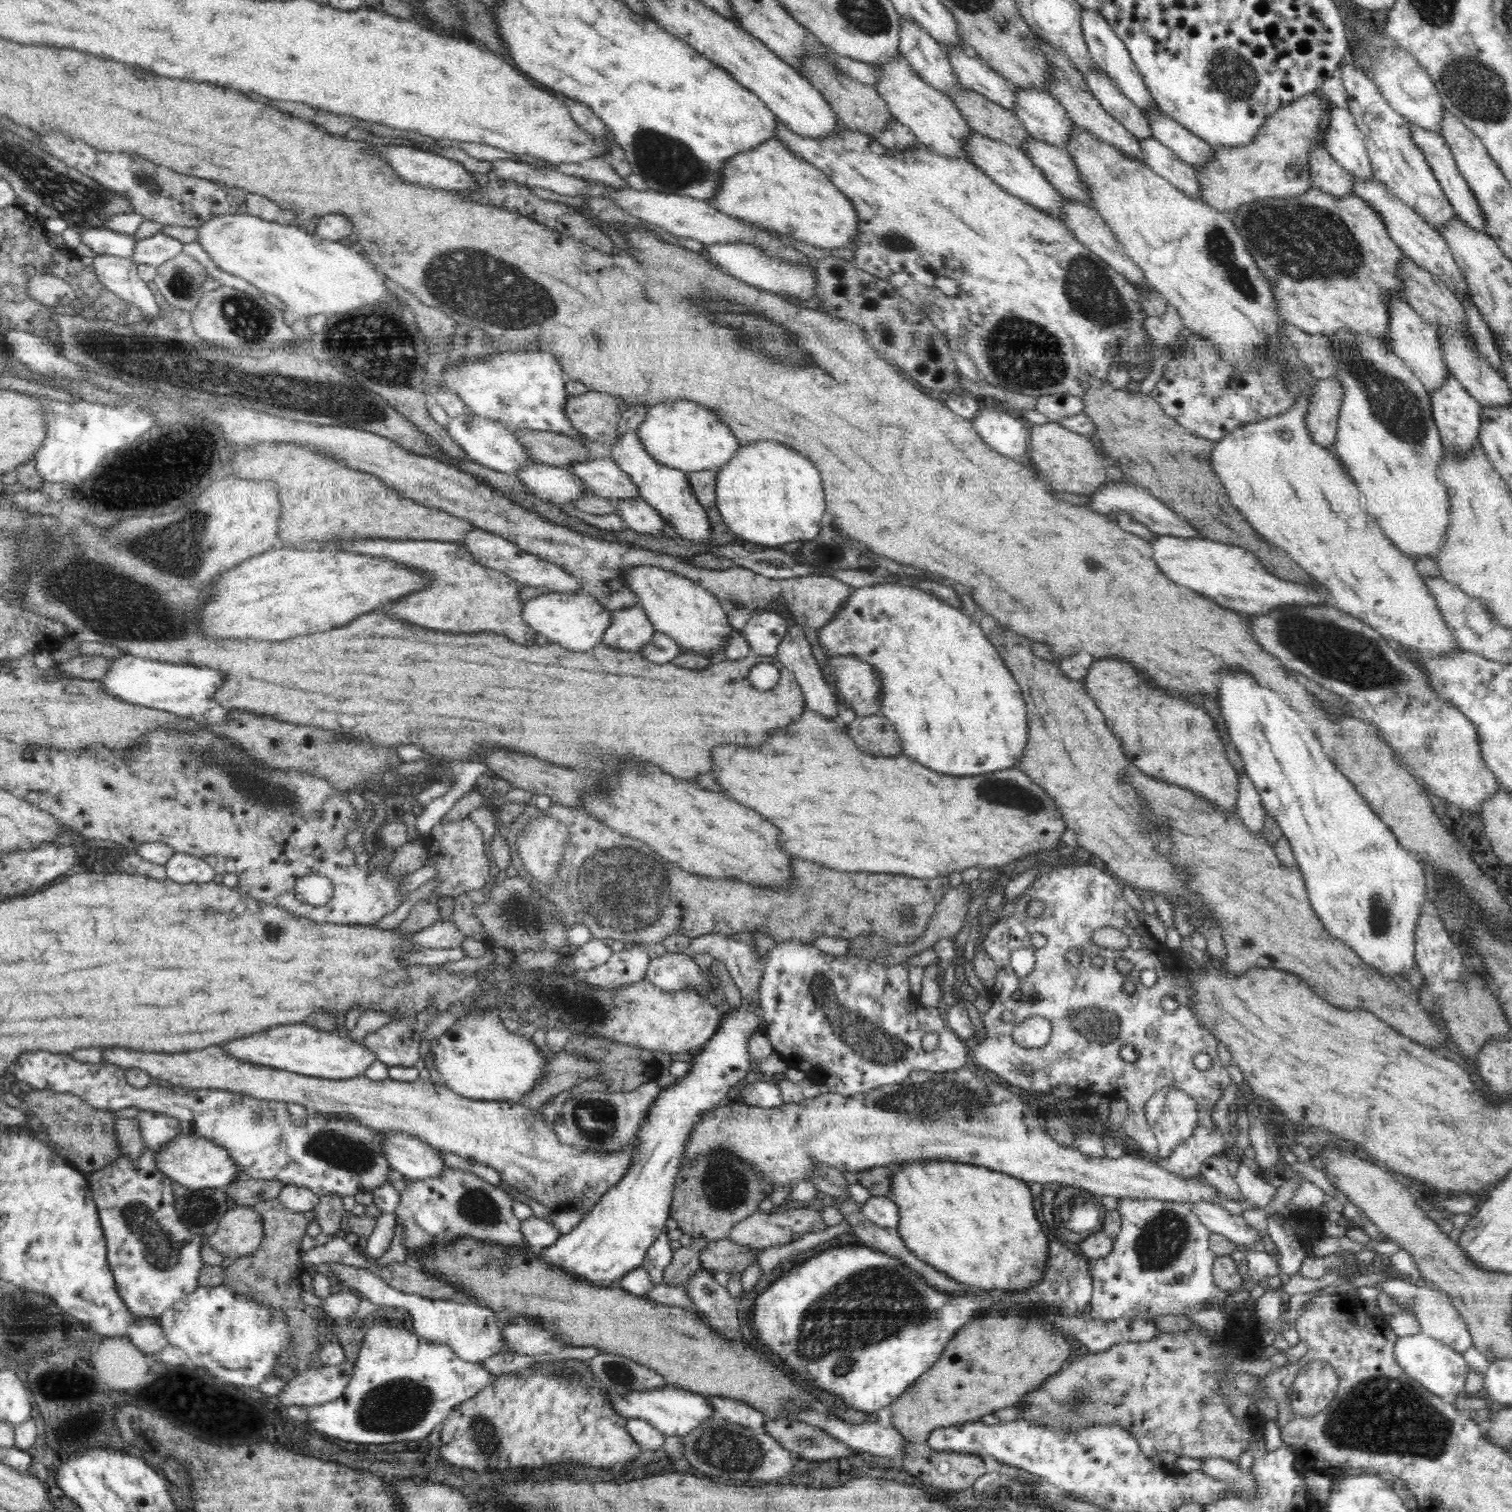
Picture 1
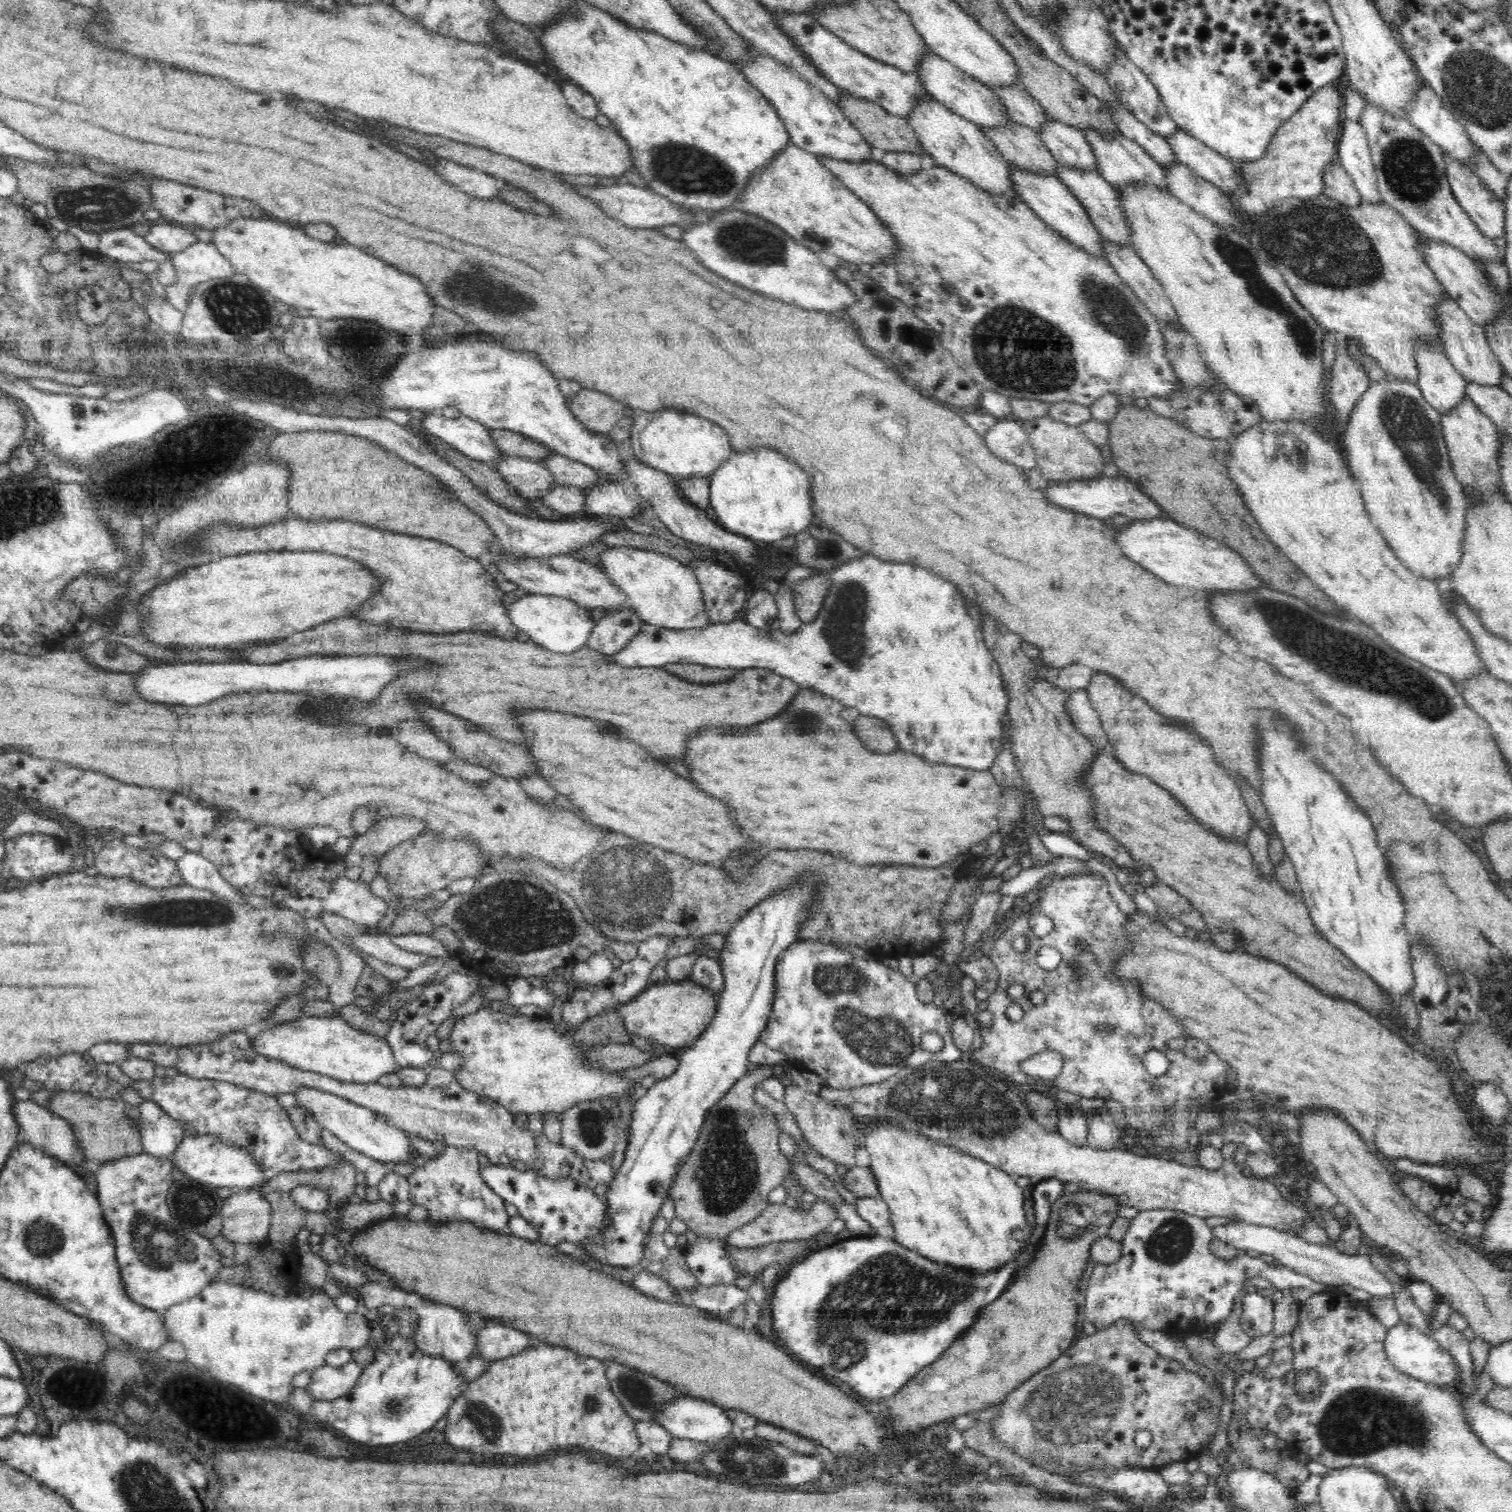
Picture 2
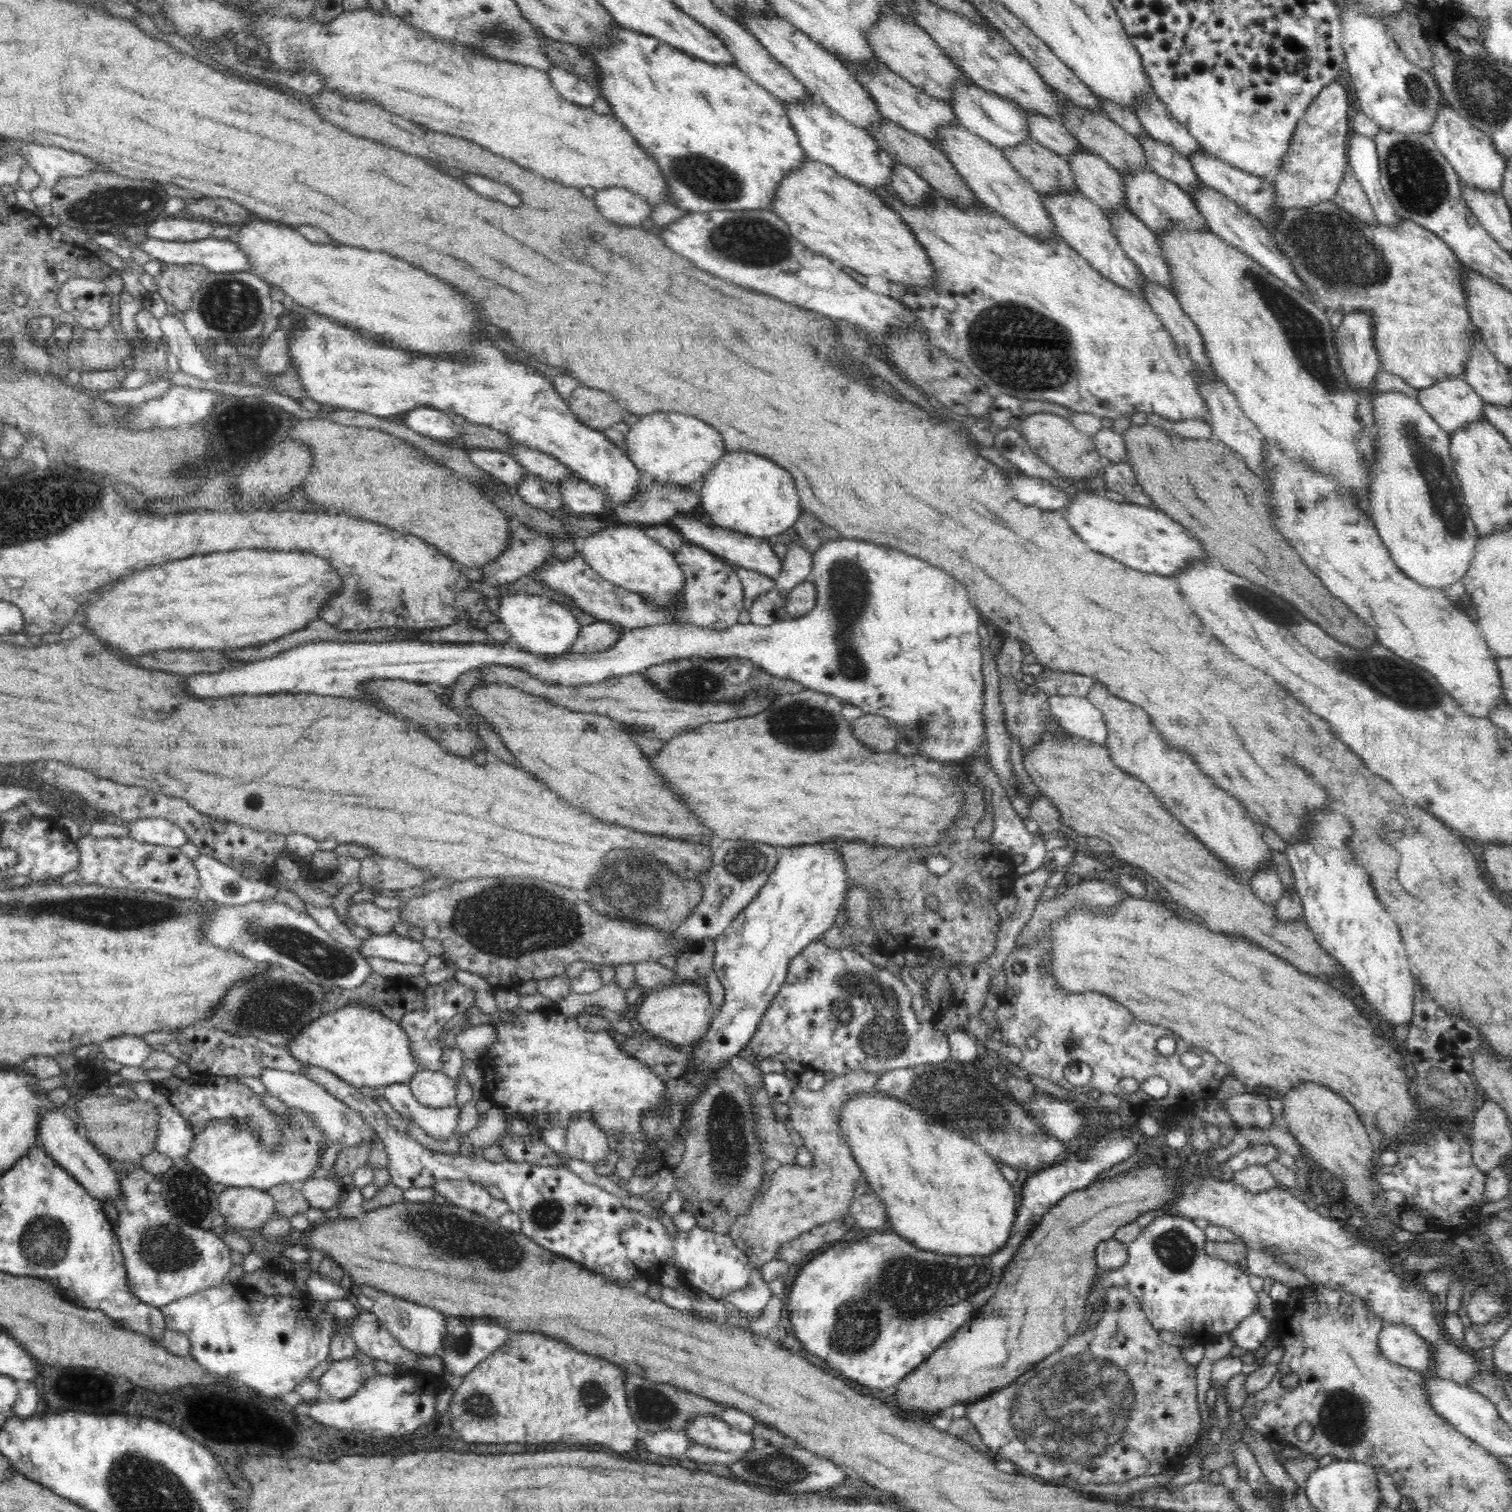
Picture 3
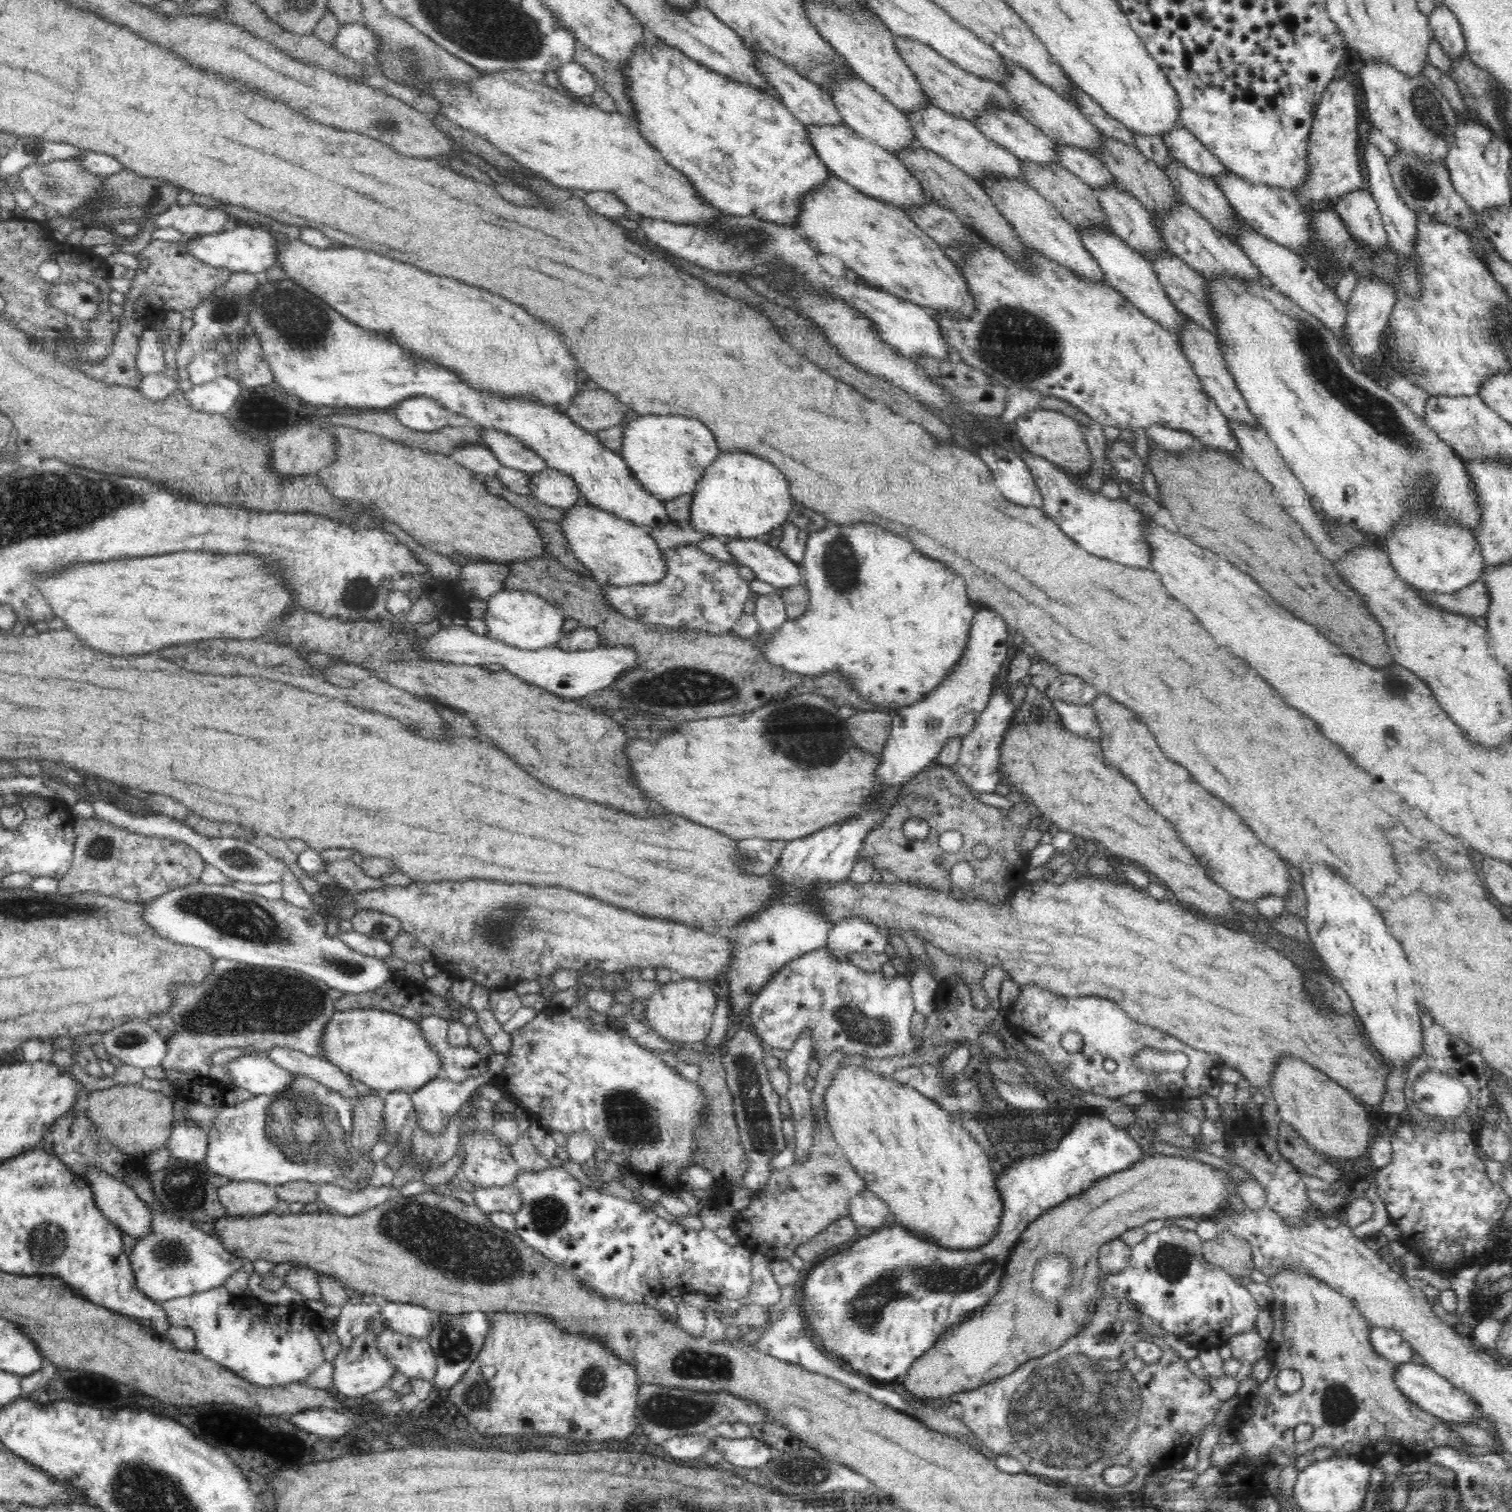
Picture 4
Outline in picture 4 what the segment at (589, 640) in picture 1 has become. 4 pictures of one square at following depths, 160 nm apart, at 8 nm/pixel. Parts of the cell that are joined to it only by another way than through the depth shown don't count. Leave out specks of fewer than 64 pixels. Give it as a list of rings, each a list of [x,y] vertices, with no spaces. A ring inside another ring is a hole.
[[[502,588],[486,602],[487,610],[483,620],[488,628],[487,637],[492,640],[500,640],[522,650],[534,650],[555,646],[565,634],[562,632],[562,624],[566,618],[562,616],[562,611],[536,593]]]

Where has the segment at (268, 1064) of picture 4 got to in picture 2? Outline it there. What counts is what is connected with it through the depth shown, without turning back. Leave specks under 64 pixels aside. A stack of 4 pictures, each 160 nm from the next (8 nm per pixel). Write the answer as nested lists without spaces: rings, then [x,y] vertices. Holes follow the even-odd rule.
[[[298,1087],[293,1095],[298,1100],[298,1107],[307,1112],[309,1119],[315,1119],[321,1128],[326,1128],[330,1134],[336,1135],[336,1138],[350,1148],[391,1166],[405,1165],[405,1163],[413,1163],[416,1160],[413,1155],[410,1156],[412,1145],[408,1133],[390,1124],[386,1117],[373,1110],[310,1087]]]

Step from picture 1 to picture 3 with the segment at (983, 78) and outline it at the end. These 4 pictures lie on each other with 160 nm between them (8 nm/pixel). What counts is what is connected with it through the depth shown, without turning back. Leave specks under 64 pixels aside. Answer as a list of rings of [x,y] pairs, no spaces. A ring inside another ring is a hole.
[[[1028,114],[1030,136],[1042,146],[1049,148],[1054,154],[1067,161],[1080,150],[1080,142],[1068,132],[1060,120],[1054,120],[1041,114]]]

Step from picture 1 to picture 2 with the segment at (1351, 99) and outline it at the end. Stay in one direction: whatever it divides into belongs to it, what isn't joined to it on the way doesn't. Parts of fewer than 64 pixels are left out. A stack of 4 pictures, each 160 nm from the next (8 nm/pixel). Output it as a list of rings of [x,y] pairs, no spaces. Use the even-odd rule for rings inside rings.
[[[1366,103],[1359,122],[1367,136],[1377,176],[1378,191],[1382,195],[1384,204],[1394,208],[1406,222],[1409,222],[1416,231],[1422,233],[1426,238],[1455,246],[1475,261],[1500,263],[1505,259],[1504,252],[1497,244],[1490,241],[1490,238],[1482,234],[1454,197],[1452,187],[1448,183],[1448,175],[1446,175],[1446,163],[1442,157],[1443,150],[1436,143],[1432,142],[1406,118],[1396,118],[1391,114],[1386,114],[1373,104]]]

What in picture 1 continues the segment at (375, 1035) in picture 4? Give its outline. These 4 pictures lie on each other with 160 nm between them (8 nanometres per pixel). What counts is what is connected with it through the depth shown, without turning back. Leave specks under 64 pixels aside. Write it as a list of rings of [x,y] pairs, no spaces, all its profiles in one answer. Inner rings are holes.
[[[306,1024],[274,1026],[270,1030],[252,1034],[248,1038],[222,1043],[221,1046],[226,1053],[255,1065],[332,1080],[363,1076],[368,1066],[377,1060],[374,1051],[363,1043],[354,1042],[349,1036],[339,1036],[337,1032],[326,1032]]]

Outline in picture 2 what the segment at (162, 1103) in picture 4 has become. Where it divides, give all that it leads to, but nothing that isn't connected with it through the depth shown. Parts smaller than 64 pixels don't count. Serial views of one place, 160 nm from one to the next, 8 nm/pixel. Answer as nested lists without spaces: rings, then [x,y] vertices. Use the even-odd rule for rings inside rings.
[[[58,1090],[54,1091],[49,1102],[51,1105],[44,1107],[72,1127],[74,1137],[78,1139],[80,1150],[87,1161],[103,1164],[143,1152],[139,1121],[126,1115],[126,1104],[122,1099],[100,1099],[88,1093]]]

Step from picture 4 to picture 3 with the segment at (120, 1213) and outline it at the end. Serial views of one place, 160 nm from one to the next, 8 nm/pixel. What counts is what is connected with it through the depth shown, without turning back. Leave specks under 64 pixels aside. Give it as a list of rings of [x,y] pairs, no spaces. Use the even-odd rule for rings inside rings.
[[[46,1110],[42,1112],[38,1124],[38,1139],[50,1157],[64,1168],[92,1196],[102,1202],[112,1202],[121,1198],[121,1182],[111,1162],[86,1138],[77,1127],[76,1121],[69,1118],[64,1110]]]

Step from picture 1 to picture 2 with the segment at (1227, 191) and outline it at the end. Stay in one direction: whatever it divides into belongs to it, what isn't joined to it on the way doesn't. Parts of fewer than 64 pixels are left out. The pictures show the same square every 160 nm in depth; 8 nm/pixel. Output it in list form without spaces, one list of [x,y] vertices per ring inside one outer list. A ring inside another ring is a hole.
[[[1336,84],[1326,85],[1318,89],[1310,98],[1307,98],[1298,112],[1294,112],[1293,116],[1276,130],[1266,154],[1260,160],[1240,161],[1238,173],[1242,177],[1242,186],[1236,192],[1222,191],[1222,193],[1228,195],[1237,209],[1249,218],[1267,214],[1289,199],[1306,200],[1322,194],[1324,191],[1324,168],[1328,164],[1338,161],[1337,148],[1342,128],[1340,125],[1341,107],[1342,94]]]

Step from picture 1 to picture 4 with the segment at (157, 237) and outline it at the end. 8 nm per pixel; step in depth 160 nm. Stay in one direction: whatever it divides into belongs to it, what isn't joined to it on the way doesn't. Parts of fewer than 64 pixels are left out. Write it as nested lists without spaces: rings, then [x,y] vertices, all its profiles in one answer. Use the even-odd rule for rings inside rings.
[[[193,202],[188,206],[174,203],[166,212],[156,216],[155,229],[172,228],[179,234],[206,236],[224,230],[224,224],[230,220],[228,212],[220,208],[199,206]]]

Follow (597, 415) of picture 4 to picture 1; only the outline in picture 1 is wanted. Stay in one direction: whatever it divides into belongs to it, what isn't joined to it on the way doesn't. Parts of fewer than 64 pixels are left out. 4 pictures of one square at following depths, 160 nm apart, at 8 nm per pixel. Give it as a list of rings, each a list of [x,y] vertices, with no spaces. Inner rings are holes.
[[[598,391],[570,396],[565,406],[572,427],[587,439],[602,443],[616,438],[621,421],[620,404],[617,396]]]

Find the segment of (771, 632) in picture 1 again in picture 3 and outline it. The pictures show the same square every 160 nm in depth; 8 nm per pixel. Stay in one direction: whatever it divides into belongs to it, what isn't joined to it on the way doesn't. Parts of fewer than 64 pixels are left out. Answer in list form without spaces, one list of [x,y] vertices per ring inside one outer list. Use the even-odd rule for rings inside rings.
[[[776,589],[758,595],[749,610],[751,622],[760,626],[770,626],[786,617],[785,599]]]

